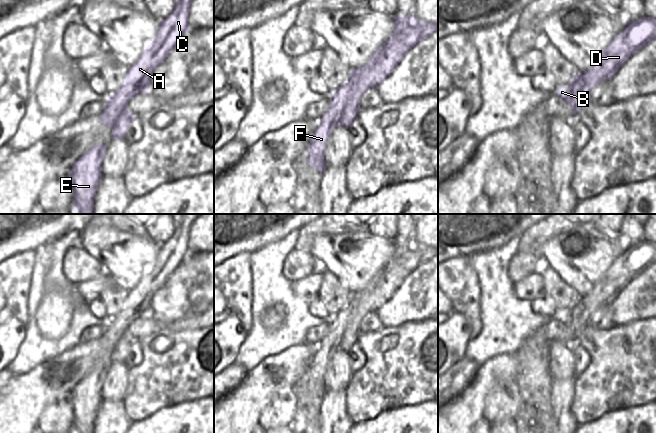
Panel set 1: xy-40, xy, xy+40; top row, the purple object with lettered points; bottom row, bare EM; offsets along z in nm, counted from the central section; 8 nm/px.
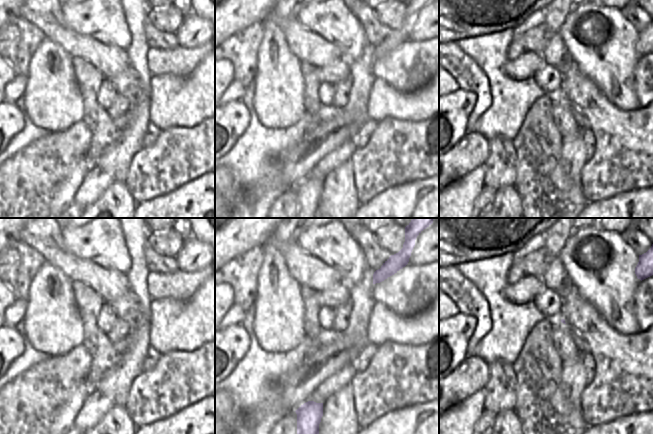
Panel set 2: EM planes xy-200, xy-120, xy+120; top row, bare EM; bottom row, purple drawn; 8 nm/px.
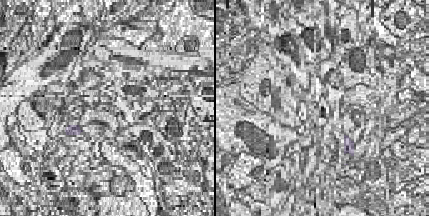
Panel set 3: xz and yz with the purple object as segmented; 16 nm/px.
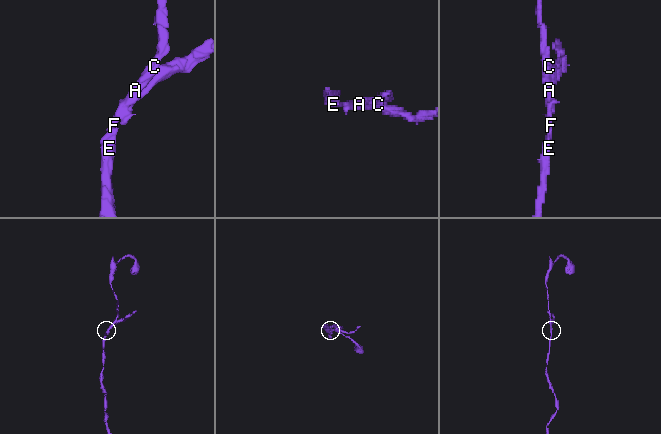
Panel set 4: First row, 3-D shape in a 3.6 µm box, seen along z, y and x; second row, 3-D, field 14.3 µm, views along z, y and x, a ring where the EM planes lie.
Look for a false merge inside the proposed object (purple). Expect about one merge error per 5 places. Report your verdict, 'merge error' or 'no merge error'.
merge error

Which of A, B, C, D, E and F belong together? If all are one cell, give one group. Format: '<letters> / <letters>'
A B C E F / D

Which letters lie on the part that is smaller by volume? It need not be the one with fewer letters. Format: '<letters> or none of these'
D

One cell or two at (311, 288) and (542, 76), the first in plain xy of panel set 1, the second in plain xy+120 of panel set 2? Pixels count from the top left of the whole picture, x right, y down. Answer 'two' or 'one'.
two

